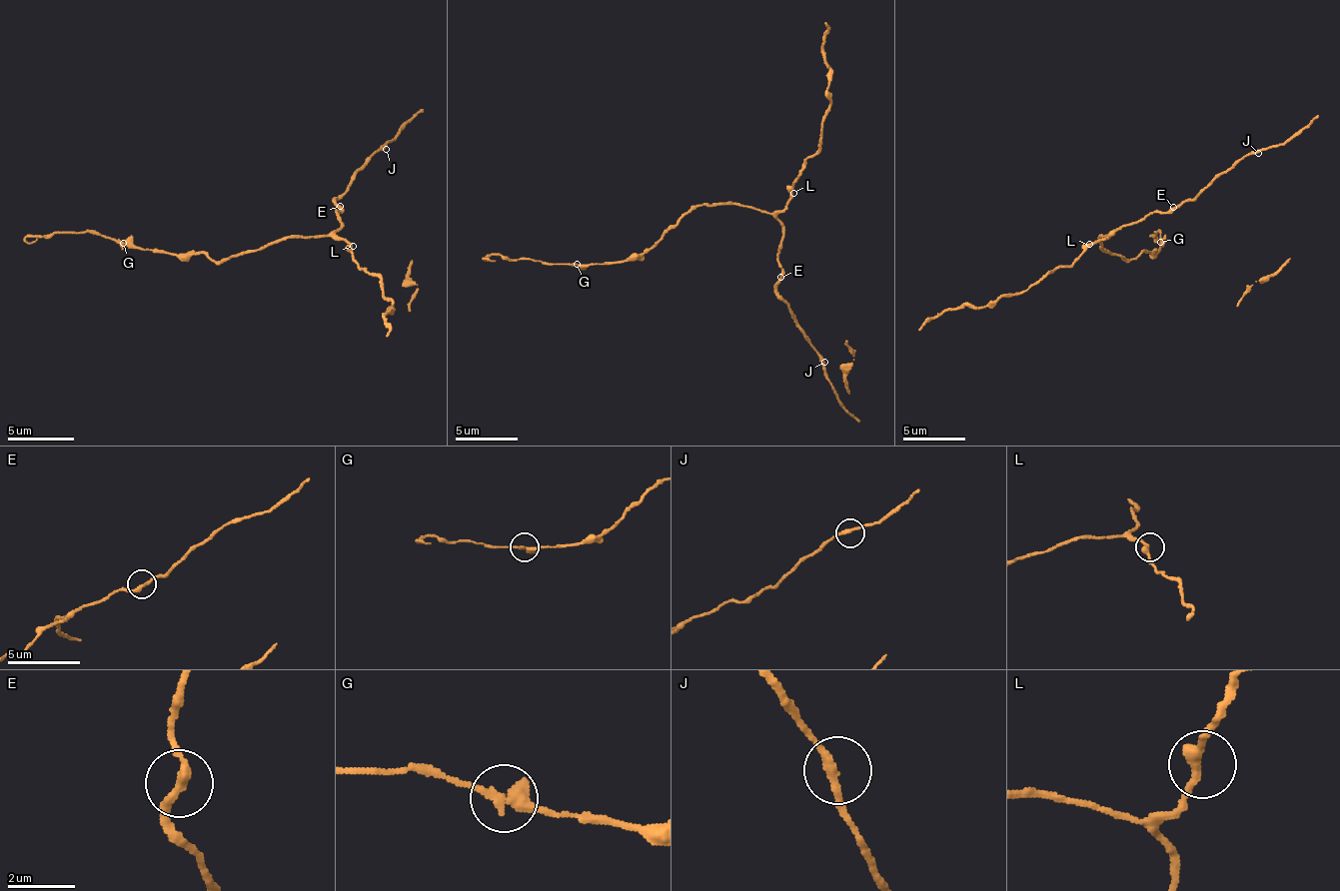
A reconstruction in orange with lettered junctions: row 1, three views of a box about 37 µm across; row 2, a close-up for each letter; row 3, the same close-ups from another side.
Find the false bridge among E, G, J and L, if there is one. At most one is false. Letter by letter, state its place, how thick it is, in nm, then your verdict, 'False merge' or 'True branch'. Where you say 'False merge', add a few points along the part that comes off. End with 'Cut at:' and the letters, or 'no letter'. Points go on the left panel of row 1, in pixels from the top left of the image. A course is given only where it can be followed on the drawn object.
E: Place: (340, 206). Thickness 240 nm. True branch
G: Place: (123, 243). Thickness 320 nm. False merge. Course of the part to remove: (124, 242), (74, 232), (24, 239), (38, 239)
J: Place: (386, 149). Thickness 240 nm. True branch
L: Place: (353, 246). Thickness 280 nm. True branch
Cut at: G

